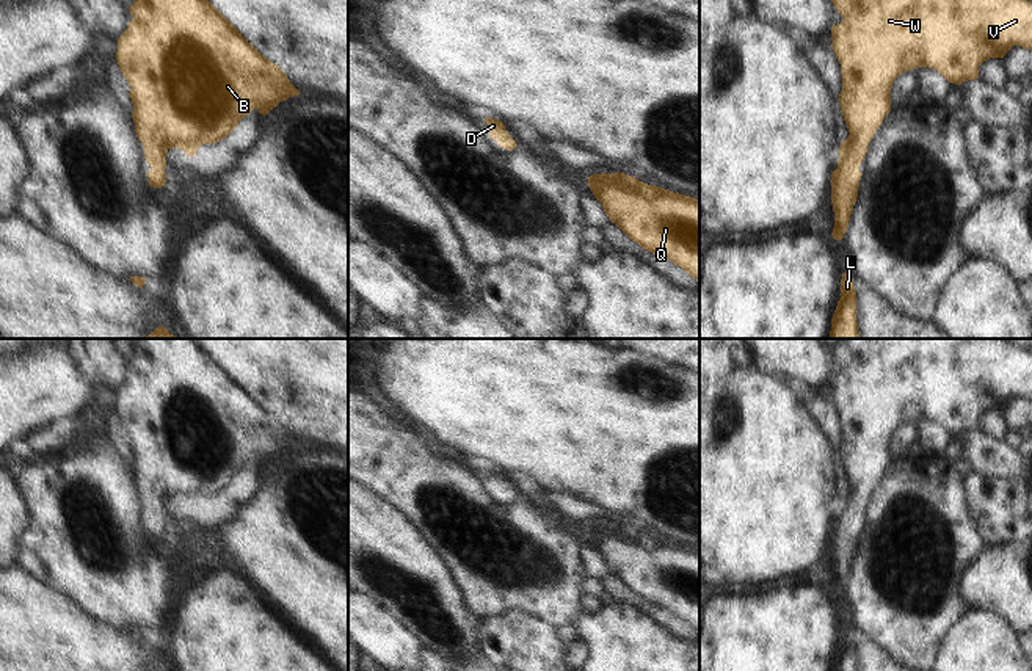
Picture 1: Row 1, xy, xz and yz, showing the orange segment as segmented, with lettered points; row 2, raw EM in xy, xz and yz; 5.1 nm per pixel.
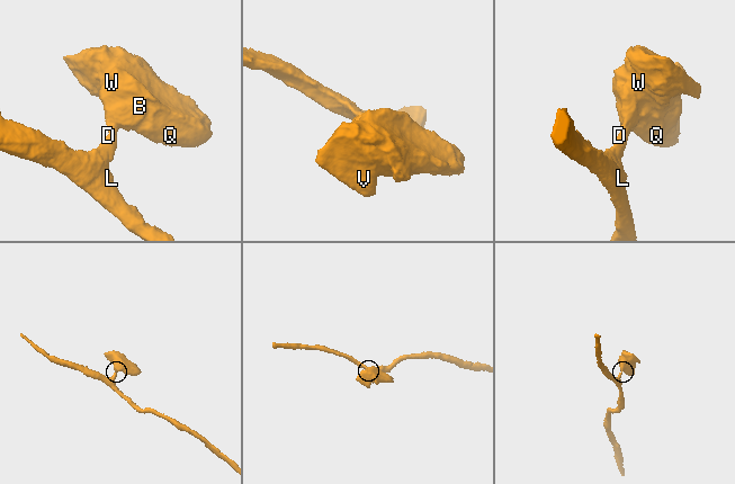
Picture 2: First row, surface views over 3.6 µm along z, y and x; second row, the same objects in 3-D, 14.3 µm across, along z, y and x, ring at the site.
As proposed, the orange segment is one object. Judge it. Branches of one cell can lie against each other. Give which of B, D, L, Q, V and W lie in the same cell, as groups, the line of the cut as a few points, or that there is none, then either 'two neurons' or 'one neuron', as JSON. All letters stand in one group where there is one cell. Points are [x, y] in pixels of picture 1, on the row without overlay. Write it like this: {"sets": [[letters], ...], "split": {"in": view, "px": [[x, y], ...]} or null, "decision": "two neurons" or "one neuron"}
{"sets": [["B", "D", "L", "Q", "V", "W"]], "split": null, "decision": "one neuron"}

